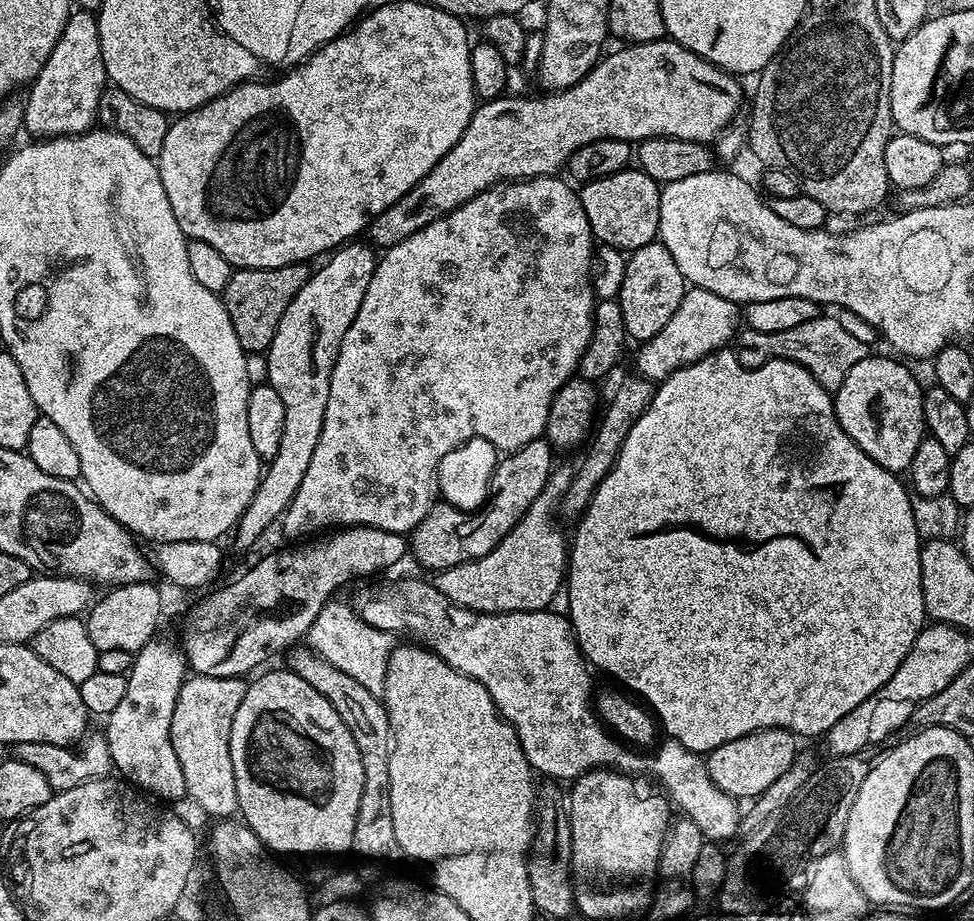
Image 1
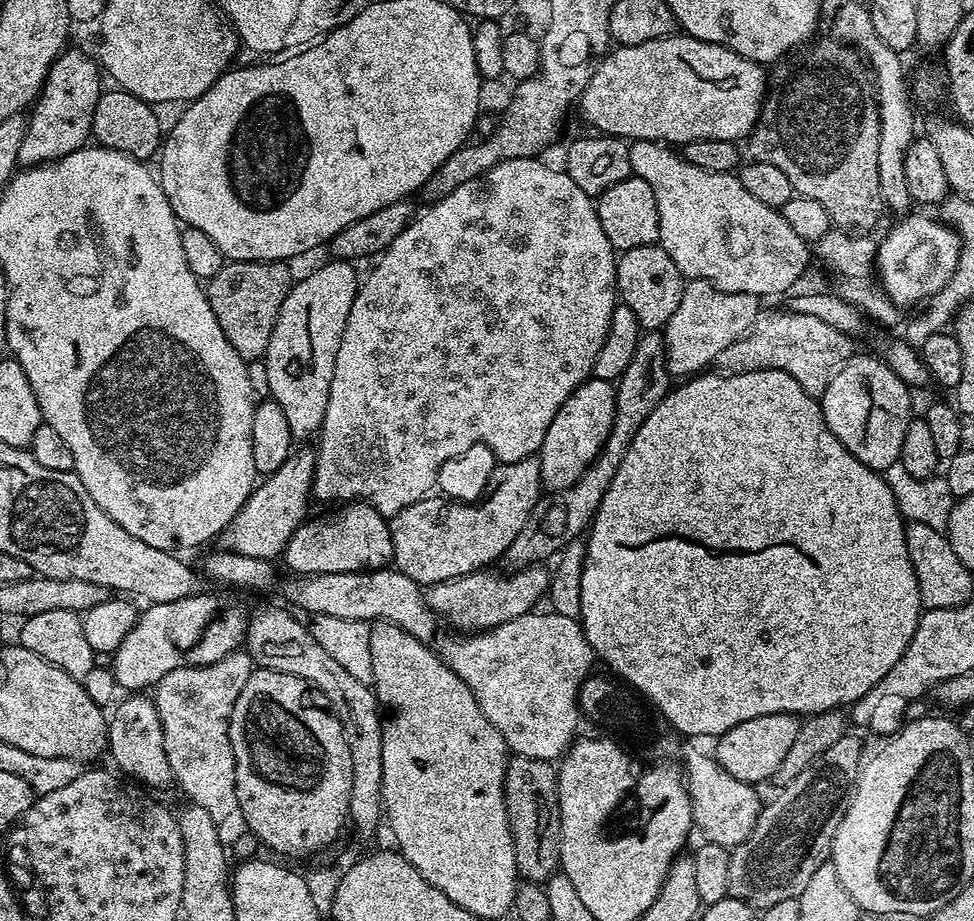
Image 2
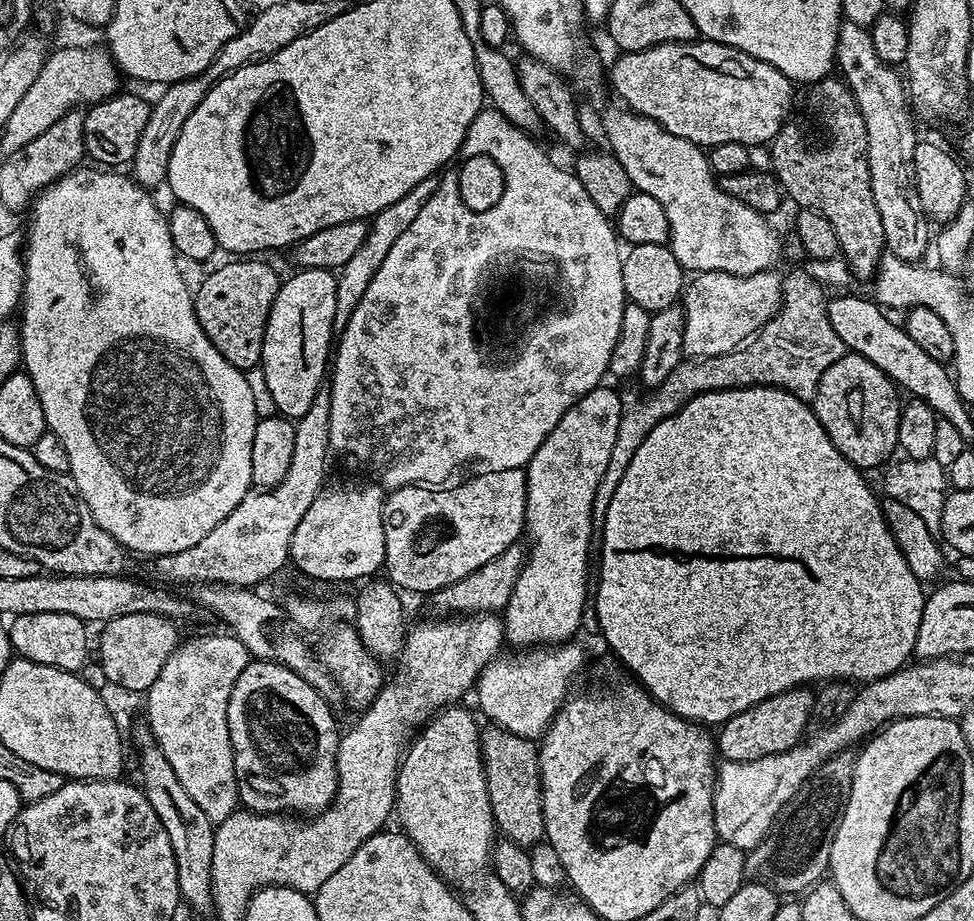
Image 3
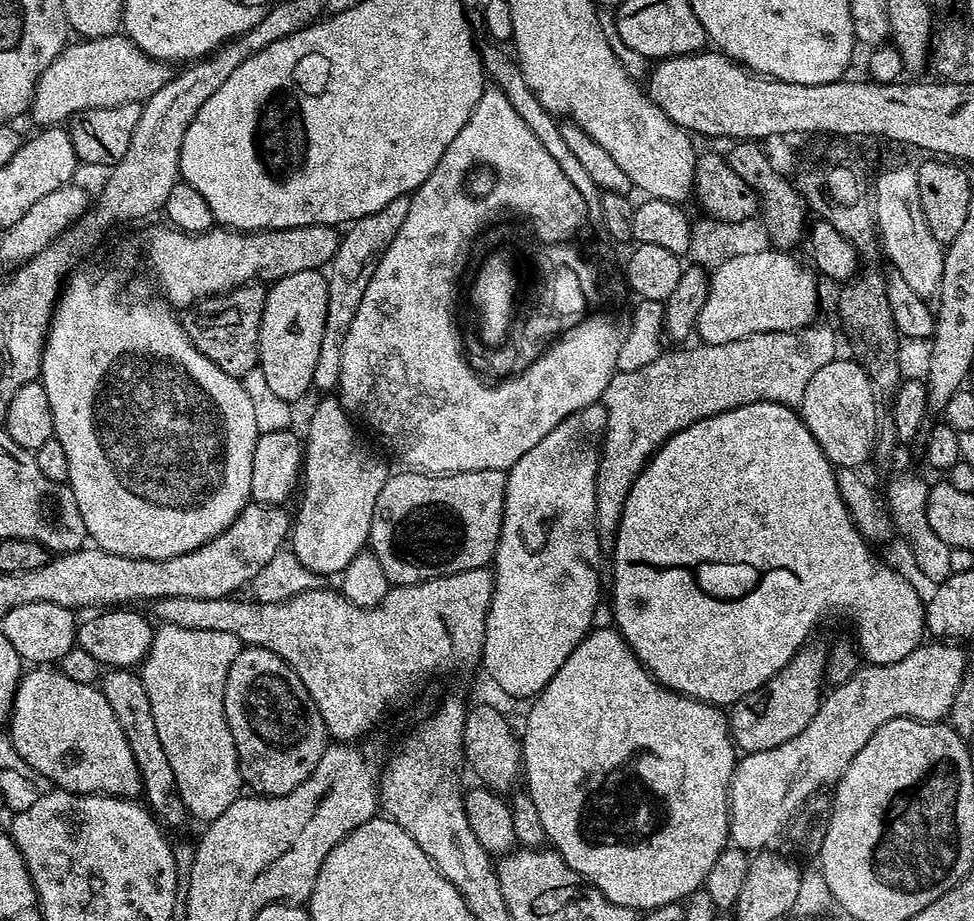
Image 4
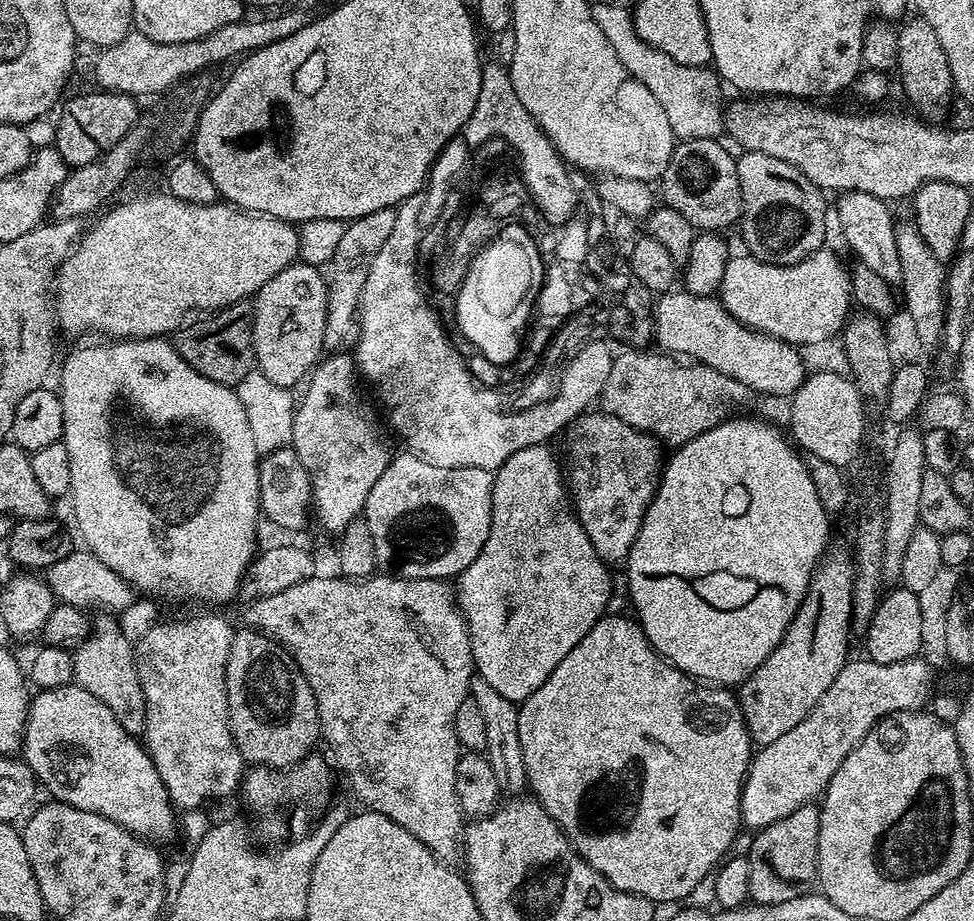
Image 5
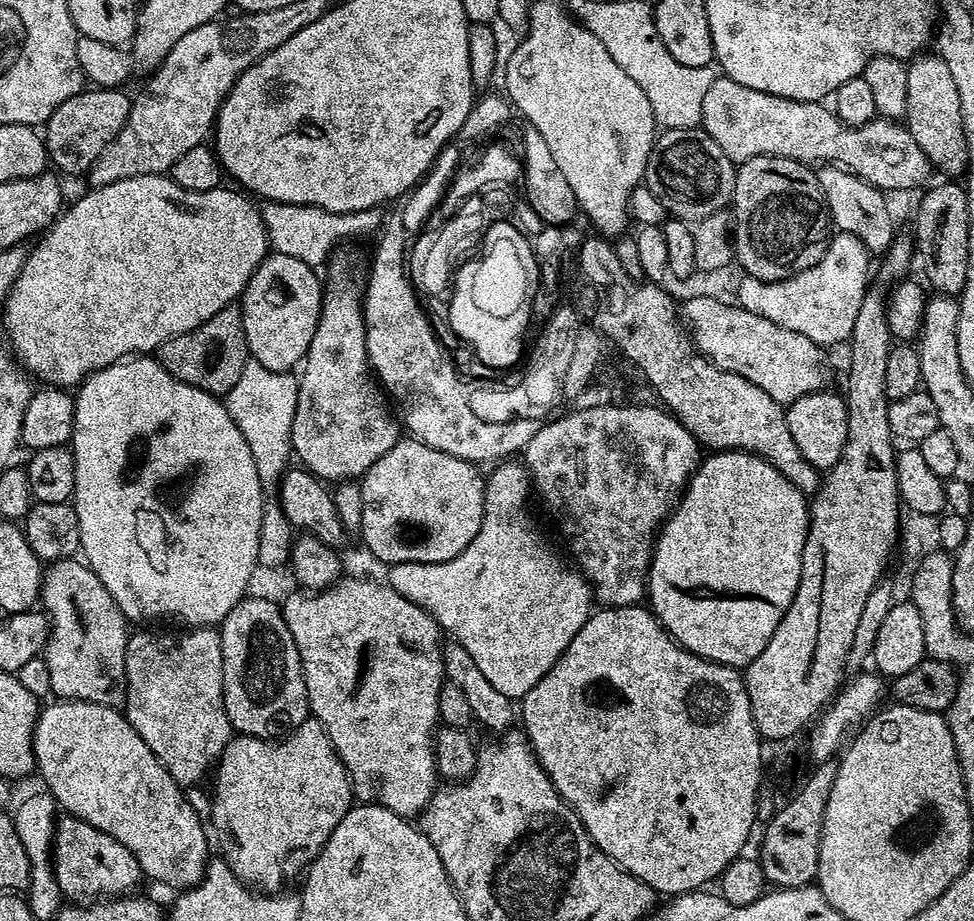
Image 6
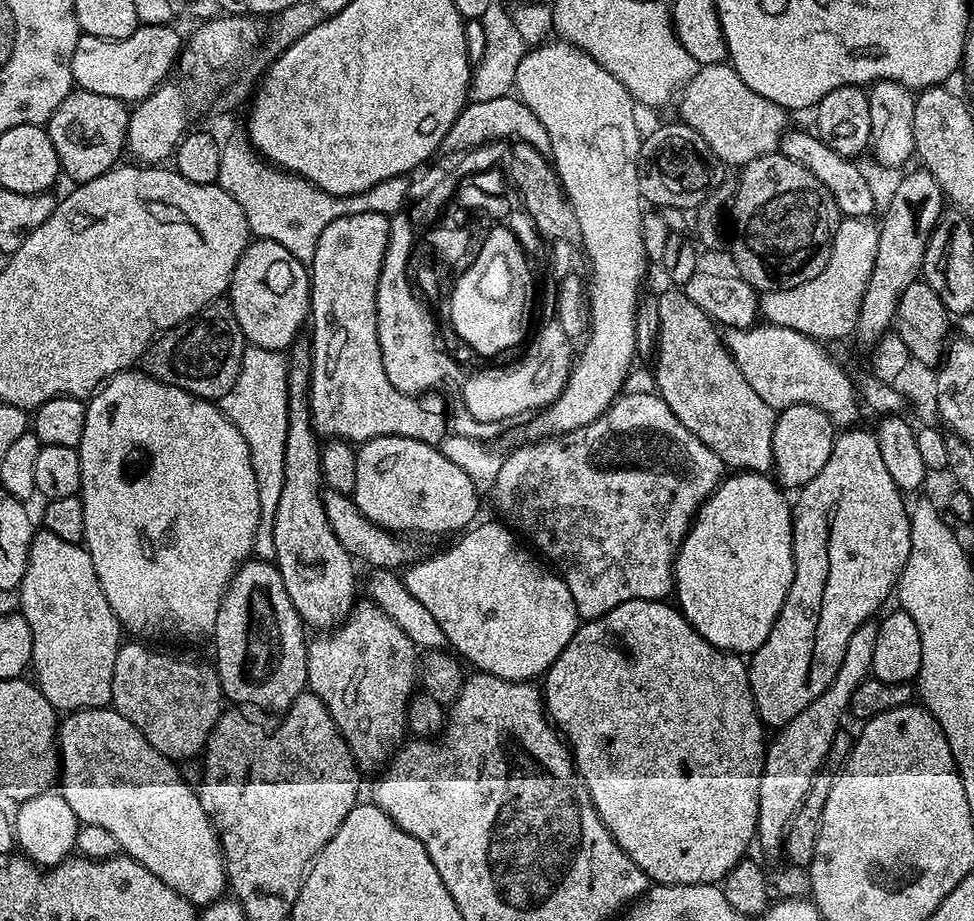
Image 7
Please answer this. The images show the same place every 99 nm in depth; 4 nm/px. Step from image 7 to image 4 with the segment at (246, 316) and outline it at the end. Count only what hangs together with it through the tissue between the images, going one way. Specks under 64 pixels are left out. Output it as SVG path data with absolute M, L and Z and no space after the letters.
M298 270L298 274L283 276L268 288L266 306L262 310L258 366L278 398L297 402L312 388L322 330L326 326L327 297L328 278L320 270Z

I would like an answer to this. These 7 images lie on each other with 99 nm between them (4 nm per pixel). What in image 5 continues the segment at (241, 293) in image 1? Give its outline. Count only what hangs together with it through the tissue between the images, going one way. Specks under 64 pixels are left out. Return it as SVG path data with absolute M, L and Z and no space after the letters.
M248 302L231 304L211 313L207 318L197 319L175 333L174 343L178 354L198 370L210 382L235 386L254 370L256 351L252 341L252 305Z

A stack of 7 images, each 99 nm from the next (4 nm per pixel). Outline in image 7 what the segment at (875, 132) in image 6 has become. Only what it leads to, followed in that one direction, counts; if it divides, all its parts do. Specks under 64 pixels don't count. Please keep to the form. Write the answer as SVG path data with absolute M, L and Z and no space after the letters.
M728 62L703 65L679 93L678 104L679 100L679 119L706 138L724 166L743 166L752 160L773 155L789 127L786 109L762 98L762 94L754 94L754 90L750 90L750 86L738 78Z

